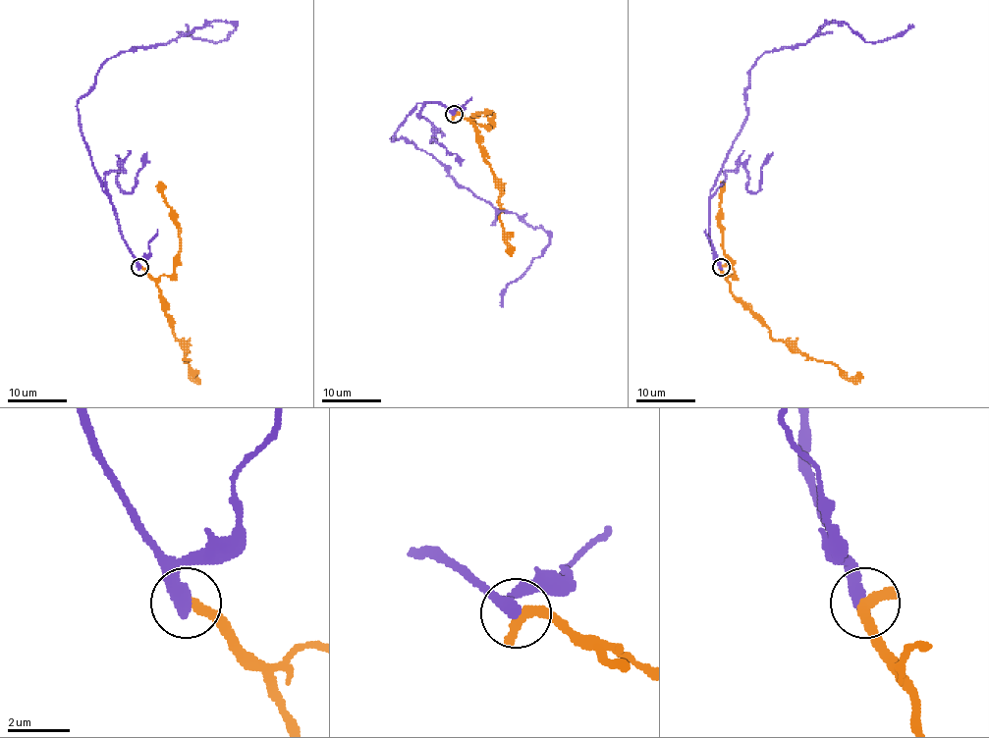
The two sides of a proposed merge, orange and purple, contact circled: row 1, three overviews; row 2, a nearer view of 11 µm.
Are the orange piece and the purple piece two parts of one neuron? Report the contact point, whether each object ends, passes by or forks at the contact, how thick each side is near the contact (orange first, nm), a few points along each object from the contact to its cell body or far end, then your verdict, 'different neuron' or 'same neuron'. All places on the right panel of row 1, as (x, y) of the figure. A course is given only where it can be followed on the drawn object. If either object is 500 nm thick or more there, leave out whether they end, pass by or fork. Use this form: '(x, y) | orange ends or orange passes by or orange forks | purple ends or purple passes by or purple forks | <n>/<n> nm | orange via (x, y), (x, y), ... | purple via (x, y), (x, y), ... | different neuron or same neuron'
(721, 267) | orange ends | purple ends | 400/480 nm | orange via (720, 266), (732, 293), (774, 340), (789, 342), (817, 360), (834, 363), (849, 378), (863, 377) | purple via (720, 266), (708, 198), (745, 118), (757, 58), (803, 45), (830, 21), (866, 42), (913, 26) | different neuron

